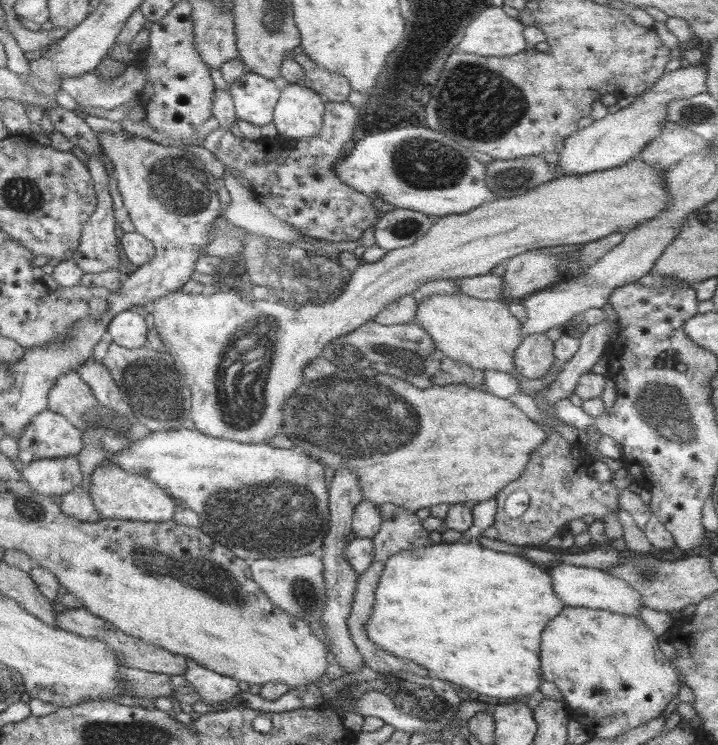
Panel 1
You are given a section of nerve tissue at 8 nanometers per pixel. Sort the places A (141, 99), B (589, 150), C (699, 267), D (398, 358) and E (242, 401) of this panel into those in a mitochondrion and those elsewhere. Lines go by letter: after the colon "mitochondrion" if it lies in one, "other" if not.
A: other
B: other
C: other
D: mitochondrion
E: mitochondrion

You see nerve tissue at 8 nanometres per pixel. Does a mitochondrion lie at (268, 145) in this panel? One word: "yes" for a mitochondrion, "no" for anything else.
no

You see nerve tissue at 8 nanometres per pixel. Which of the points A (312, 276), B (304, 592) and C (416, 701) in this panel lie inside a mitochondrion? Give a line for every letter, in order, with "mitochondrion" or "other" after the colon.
A: mitochondrion
B: mitochondrion
C: mitochondrion

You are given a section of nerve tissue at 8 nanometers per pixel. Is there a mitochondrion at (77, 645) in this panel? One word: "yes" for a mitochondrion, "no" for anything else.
no

